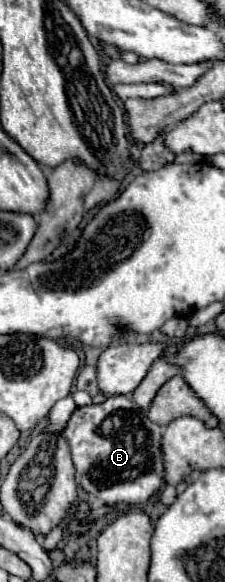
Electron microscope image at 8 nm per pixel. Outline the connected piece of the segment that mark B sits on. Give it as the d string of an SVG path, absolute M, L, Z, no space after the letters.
M110 396L102 404L76 408L62 436L70 446L76 484L104 504L140 506L162 486L162 426L144 416L128 396Z

